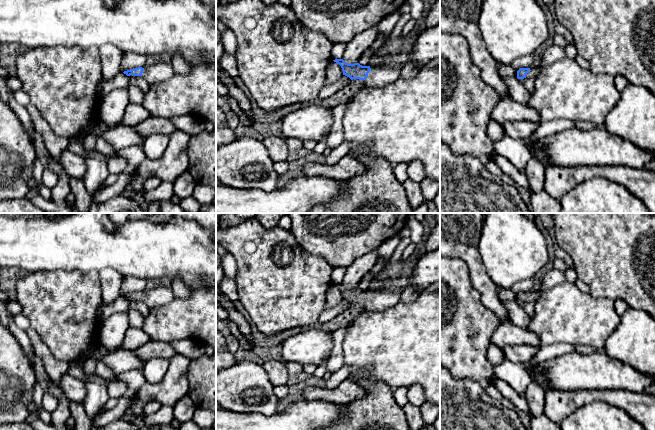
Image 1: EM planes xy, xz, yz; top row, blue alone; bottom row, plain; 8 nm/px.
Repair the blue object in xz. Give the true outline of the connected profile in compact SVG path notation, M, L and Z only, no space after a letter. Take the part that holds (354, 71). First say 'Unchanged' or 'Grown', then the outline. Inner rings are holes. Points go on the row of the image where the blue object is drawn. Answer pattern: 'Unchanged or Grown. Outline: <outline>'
Grown. Outline: M335 59L343 71L343 75L351 80L359 79L365 81L365 87L377 88L395 81L400 76L402 65L391 64L384 67L362 66L359 63L348 64L343 59Z

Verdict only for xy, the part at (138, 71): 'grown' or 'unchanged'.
grown

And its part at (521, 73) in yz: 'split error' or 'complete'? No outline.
split error

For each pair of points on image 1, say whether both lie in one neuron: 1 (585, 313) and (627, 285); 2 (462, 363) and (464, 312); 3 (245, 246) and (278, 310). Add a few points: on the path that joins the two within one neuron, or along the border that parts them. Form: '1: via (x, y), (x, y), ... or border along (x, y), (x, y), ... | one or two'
1: border along (588, 293), (594, 297), (607, 297), (613, 301) | two
2: via (462, 350), (462, 325) | one
3: via (261, 262), (276, 277), (276, 294) | one

